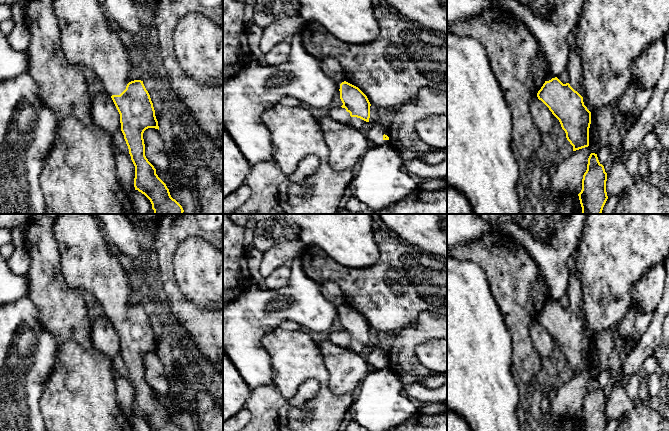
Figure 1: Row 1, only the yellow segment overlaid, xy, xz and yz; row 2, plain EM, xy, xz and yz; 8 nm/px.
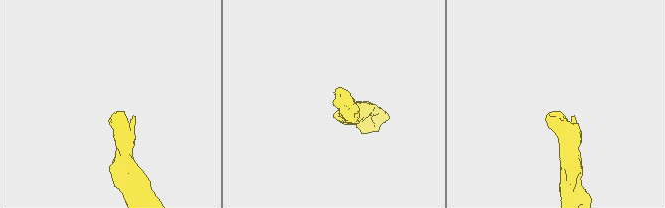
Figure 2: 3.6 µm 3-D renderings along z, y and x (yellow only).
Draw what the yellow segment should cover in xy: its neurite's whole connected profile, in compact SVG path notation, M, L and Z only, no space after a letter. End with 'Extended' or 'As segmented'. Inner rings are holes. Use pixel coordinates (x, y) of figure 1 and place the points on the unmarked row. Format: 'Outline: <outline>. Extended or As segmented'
Outline: M60 214L53 224L53 237L59 246L61 271L67 284L94 296L112 322L119 338L121 355L135 390L134 411L144 418L152 431L182 431L170 419L166 408L145 380L143 357L148 352L159 354L150 319L143 305L131 305L132 289L127 272L112 249L96 214Z. Extended

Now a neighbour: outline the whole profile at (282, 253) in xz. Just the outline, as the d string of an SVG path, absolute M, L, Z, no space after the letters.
M296 238L278 242L264 253L259 273L262 280L268 277L275 269L290 265L291 261L299 256L304 249L304 243Z

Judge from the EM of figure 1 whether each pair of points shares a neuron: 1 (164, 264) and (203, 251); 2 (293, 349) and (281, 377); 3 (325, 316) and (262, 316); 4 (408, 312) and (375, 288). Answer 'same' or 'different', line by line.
1: different
2: same
3: same
4: same

